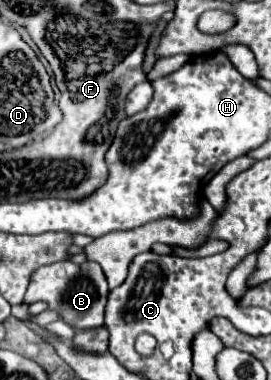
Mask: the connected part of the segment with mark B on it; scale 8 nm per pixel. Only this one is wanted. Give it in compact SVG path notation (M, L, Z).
M59 261L59 263L43 265L31 275L31 281L25 293L25 303L31 305L35 301L45 301L49 303L51 309L57 309L69 325L73 325L77 331L85 331L85 329L97 329L103 325L107 293L109 293L109 287L97 263L87 261L83 265L77 265L73 261Z

